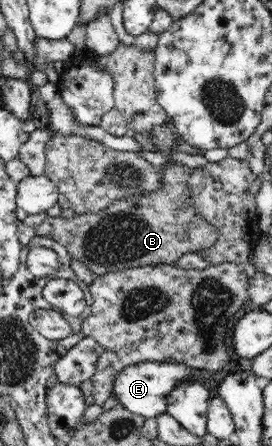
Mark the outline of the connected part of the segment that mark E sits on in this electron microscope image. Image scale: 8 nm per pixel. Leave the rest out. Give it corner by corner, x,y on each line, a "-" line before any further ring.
144,362
124,368
116,375
113,394
126,410
146,418
156,418
167,412
168,395
180,385
188,381
210,382
217,378
214,372
192,369
184,363

